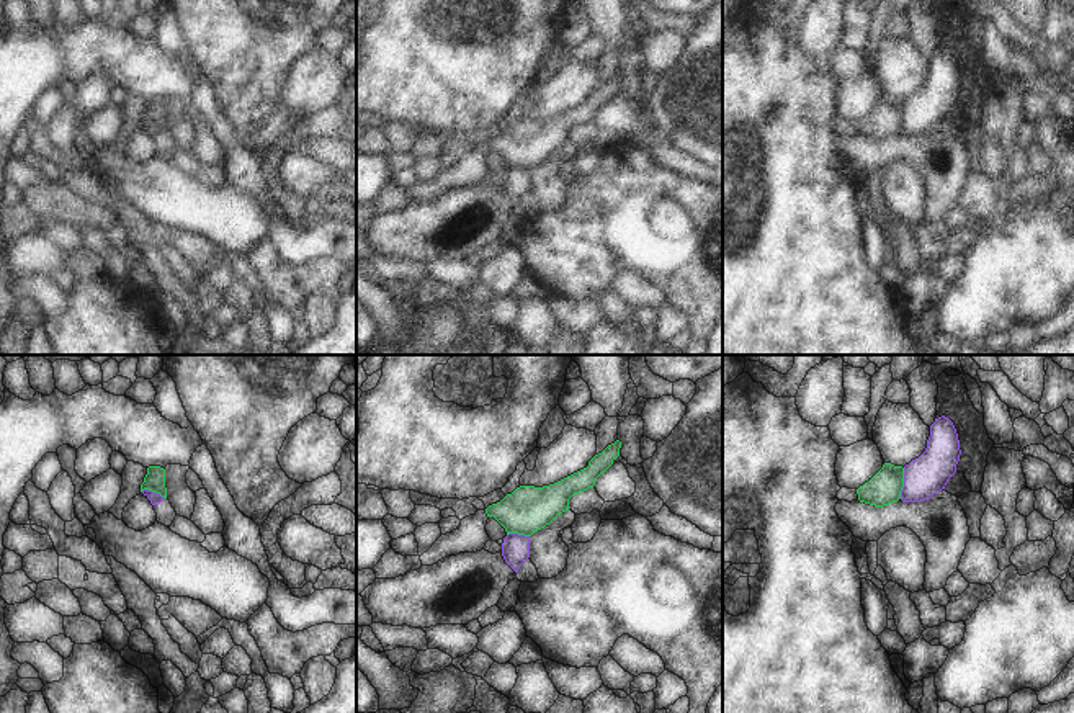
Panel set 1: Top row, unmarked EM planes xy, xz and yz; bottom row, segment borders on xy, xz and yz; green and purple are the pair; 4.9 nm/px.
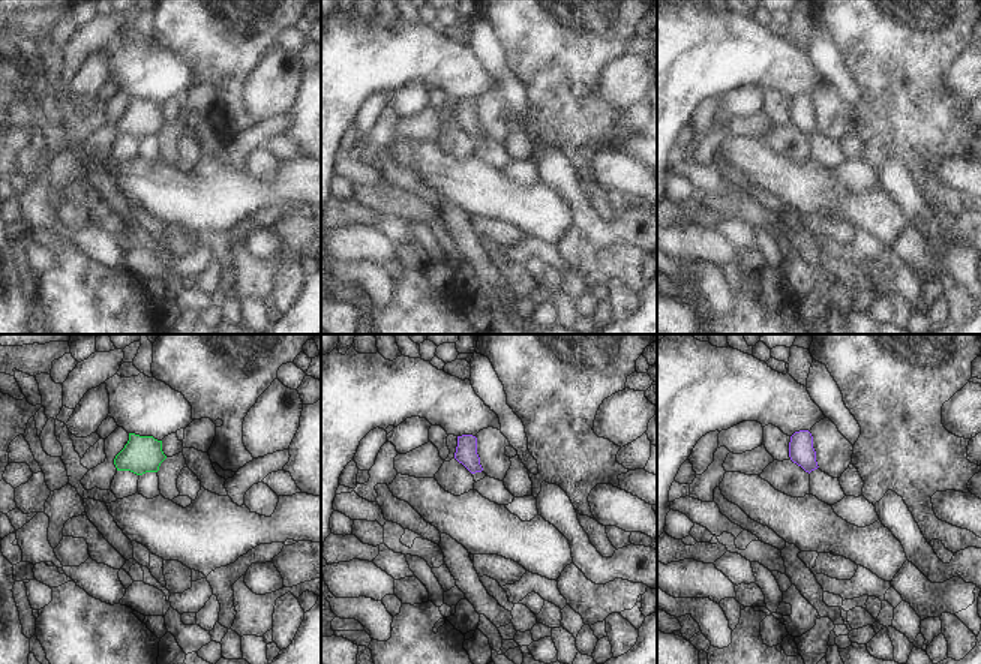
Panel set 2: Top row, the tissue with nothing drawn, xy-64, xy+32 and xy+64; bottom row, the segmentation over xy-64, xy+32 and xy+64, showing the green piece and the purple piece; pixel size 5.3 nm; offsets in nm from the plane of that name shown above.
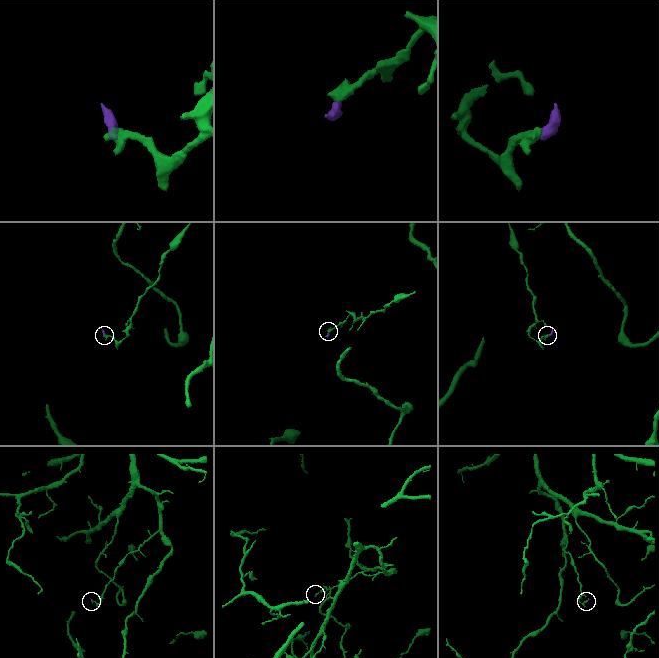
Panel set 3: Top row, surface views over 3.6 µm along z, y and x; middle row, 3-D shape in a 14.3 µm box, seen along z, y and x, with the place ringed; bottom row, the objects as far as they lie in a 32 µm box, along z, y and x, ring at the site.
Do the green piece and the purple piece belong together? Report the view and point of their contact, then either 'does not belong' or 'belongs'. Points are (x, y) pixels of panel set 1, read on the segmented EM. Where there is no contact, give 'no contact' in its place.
yz (903, 483) | does not belong

